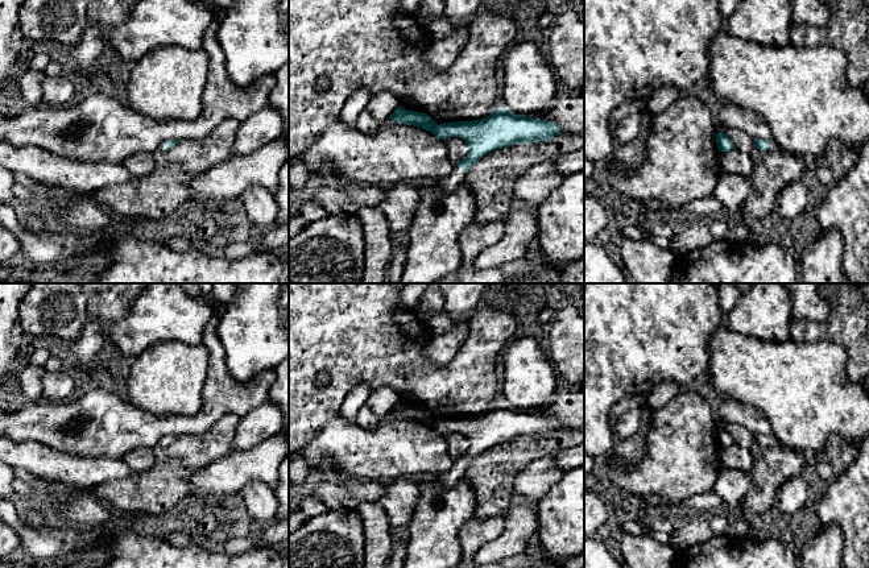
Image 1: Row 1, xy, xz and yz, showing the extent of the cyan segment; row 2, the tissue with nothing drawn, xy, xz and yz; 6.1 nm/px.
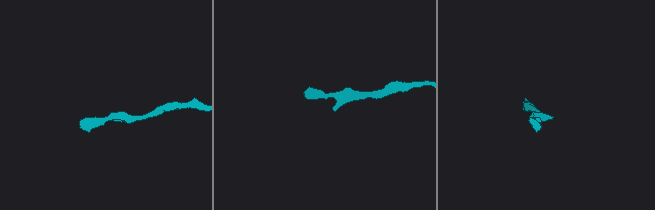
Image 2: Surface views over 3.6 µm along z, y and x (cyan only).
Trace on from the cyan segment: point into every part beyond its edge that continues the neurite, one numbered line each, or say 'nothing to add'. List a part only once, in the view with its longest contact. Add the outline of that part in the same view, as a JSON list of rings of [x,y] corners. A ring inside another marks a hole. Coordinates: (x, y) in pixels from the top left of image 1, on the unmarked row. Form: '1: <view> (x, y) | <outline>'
1: xz (456, 473) | [[[456,460],[454,463],[452,469],[444,474],[438,476],[436,481],[440,485],[451,486],[463,478],[464,470],[465,470],[465,468]]]

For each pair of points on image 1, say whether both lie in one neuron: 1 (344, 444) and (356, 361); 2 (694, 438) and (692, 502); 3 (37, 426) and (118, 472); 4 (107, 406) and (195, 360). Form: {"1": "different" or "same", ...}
{"1": "different", "2": "different", "3": "different", "4": "different"}

